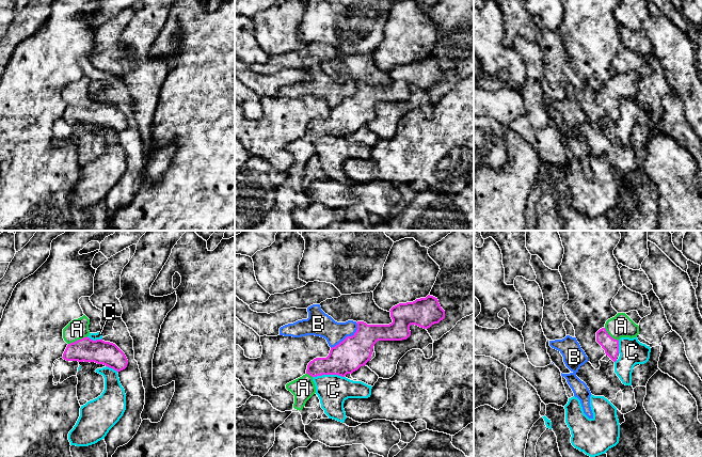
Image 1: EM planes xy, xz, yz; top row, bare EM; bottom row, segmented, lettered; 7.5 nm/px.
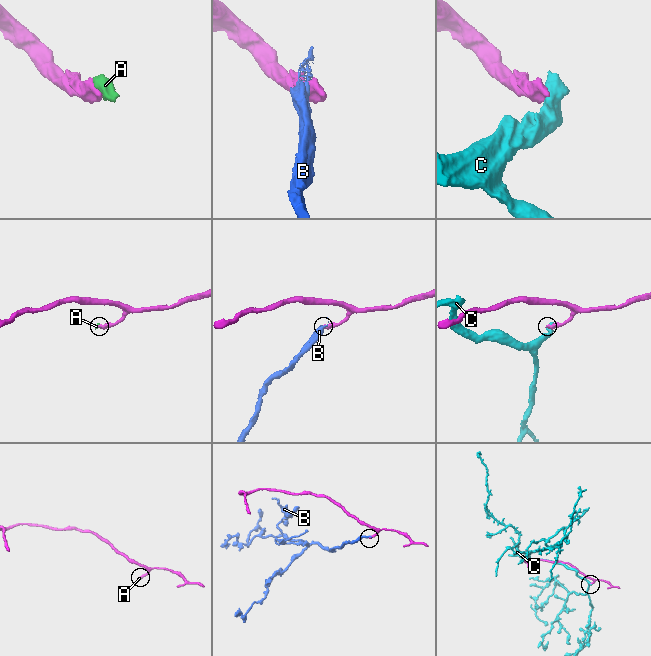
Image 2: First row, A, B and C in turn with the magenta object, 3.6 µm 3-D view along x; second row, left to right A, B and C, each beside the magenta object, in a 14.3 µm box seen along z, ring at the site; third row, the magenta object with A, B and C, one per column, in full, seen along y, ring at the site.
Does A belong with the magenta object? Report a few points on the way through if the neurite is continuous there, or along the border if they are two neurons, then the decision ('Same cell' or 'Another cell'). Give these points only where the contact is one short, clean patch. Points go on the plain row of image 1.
Path across: xy (85, 110), (78, 100), (77, 90). Same cell

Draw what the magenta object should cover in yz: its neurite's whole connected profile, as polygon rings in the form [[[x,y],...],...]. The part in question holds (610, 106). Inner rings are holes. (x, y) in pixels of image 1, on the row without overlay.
[[[637,72],[618,74],[596,93],[596,103],[613,123],[617,122],[619,114],[619,100],[621,98],[636,98],[639,95],[638,85],[641,80]]]

